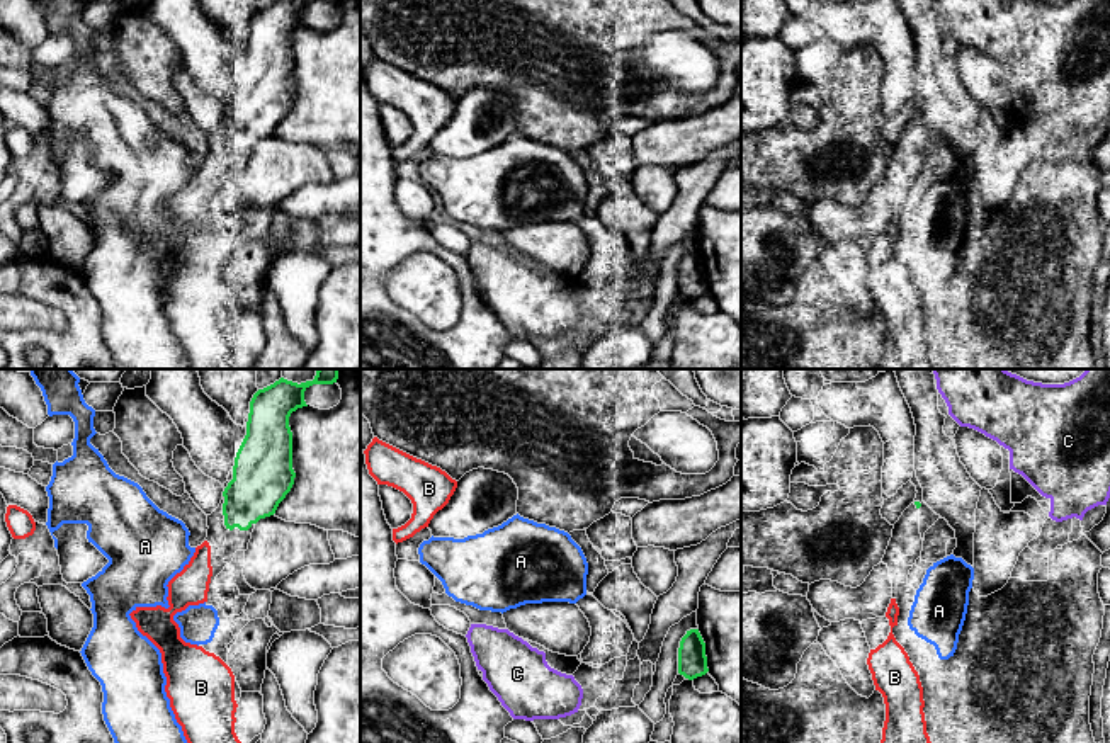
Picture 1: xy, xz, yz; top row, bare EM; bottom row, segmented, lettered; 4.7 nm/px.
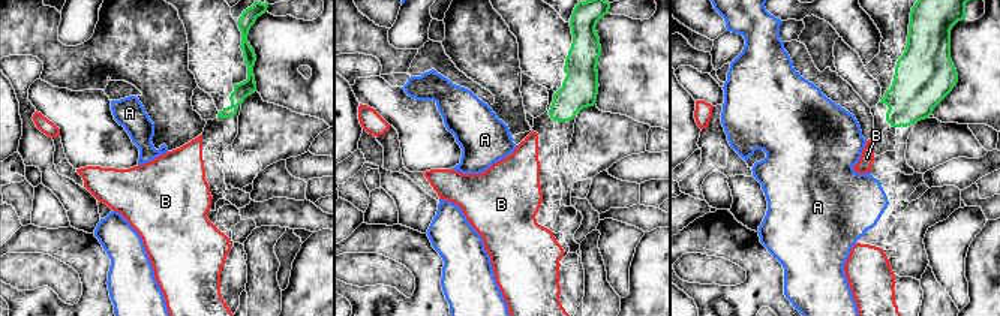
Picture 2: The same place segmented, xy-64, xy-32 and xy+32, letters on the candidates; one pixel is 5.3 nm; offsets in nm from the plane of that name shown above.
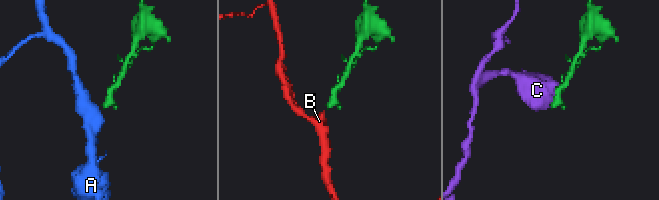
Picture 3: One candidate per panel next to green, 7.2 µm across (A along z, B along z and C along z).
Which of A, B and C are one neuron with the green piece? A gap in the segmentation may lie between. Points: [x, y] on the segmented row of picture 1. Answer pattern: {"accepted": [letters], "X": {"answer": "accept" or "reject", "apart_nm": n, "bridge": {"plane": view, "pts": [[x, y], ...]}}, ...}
{"accepted": ["B"], "A": {"answer": "reject", "apart_nm": 170, "bridge": {"plane": "xy", "pts": [[225, 524], [189, 533]]}}, "B": {"answer": "accept", "apart_nm": 110, "bridge": {"plane": "xy", "pts": [[226, 527], [208, 543]]}}, "C": {"answer": "reject", "apart_nm": 460, "bridge": {"plane": "xz", "pts": [[679, 672], [582, 689]]}}}

